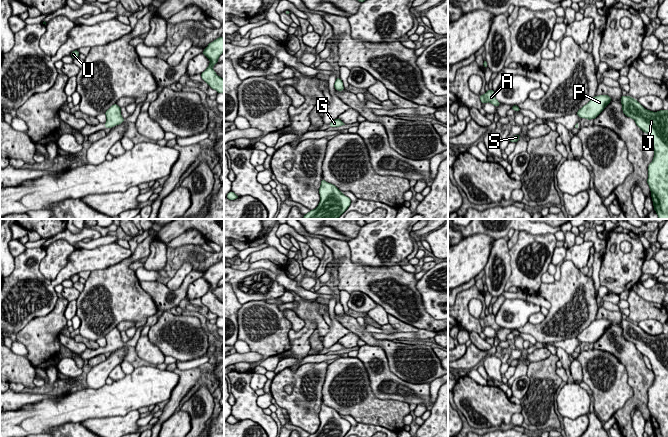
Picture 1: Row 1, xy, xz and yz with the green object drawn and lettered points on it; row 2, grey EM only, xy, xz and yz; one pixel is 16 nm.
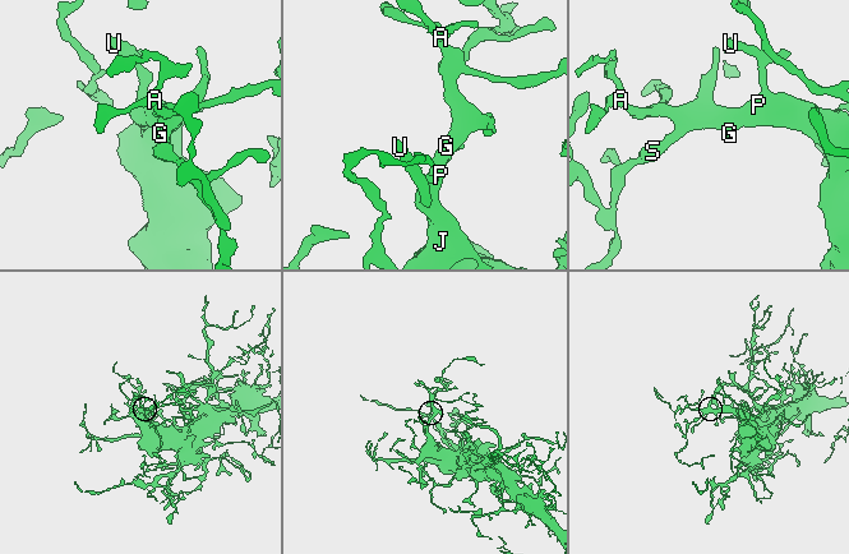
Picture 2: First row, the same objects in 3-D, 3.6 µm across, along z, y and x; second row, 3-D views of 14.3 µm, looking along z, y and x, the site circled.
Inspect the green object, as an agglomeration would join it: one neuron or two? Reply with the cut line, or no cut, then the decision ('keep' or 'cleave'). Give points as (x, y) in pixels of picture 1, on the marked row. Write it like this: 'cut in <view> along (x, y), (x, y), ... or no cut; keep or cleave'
no cut; keep

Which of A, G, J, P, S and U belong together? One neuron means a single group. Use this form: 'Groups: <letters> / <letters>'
Groups: A G J P S U

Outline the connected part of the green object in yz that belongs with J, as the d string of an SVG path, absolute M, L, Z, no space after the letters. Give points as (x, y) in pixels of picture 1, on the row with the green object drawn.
M621 96L624 115L632 118L643 132L646 132L654 149L654 158L648 166L647 183L650 187L654 210L658 219L668 219L668 110L653 112L645 109L636 99L630 96Z

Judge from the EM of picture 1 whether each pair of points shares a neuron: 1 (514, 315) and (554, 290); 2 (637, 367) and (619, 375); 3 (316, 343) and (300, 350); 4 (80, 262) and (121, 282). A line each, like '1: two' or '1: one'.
1: two
2: two
3: two
4: two

